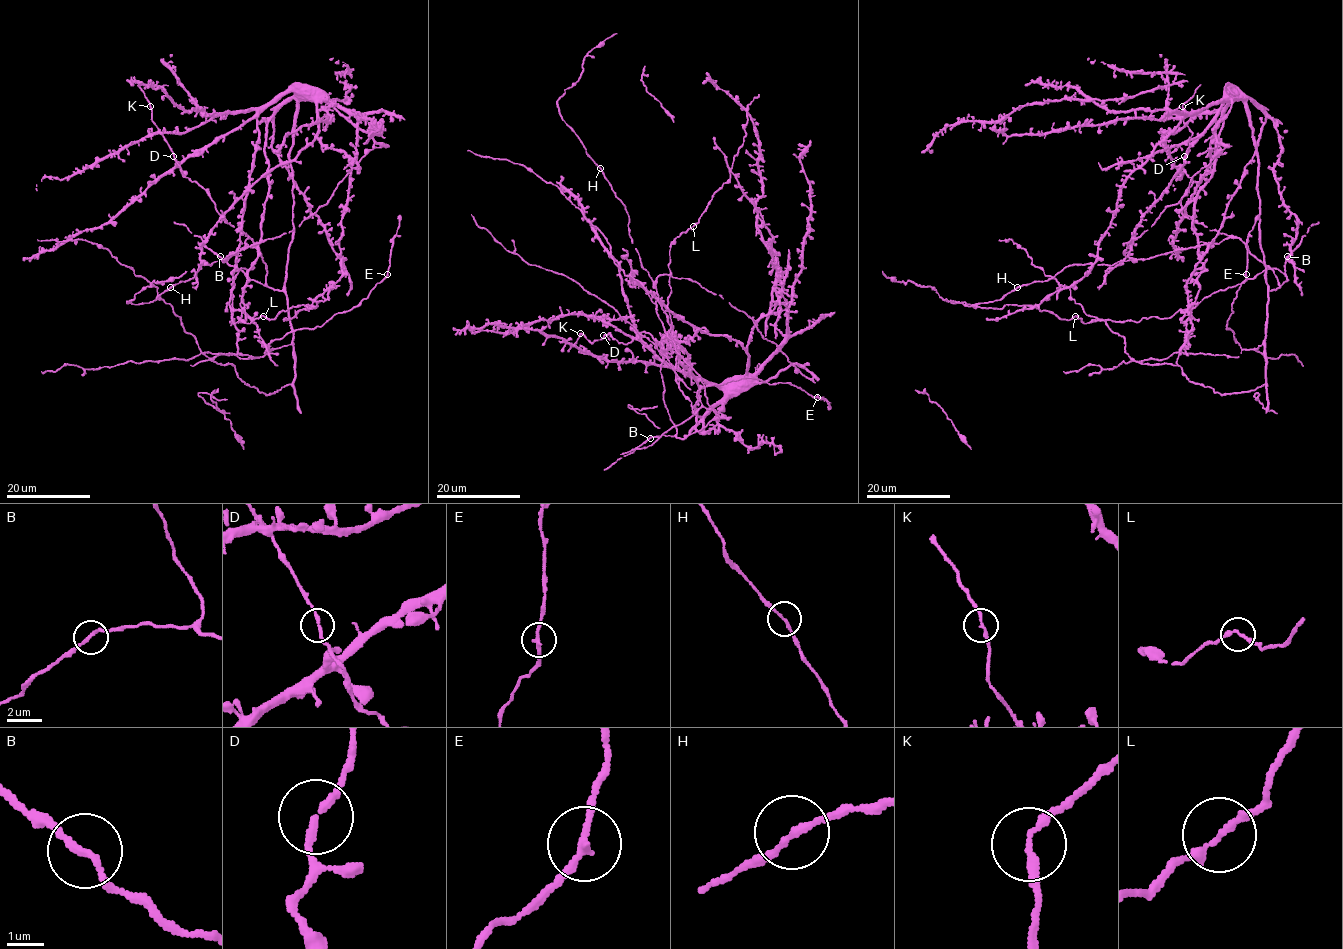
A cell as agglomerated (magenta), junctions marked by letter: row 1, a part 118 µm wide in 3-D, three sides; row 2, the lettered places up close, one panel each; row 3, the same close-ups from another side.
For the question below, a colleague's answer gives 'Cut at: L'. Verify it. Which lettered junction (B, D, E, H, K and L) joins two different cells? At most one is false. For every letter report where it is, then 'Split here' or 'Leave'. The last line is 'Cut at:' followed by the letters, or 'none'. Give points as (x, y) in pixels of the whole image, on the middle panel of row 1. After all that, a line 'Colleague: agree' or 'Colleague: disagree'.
B: Place: (650, 438). Leave
D: Place: (603, 335). Leave
E: Place: (817, 397). Leave
H: Place: (600, 168). Leave
K: Place: (580, 333). Leave
L: Place: (693, 226). Leave
Cut at: none
Colleague: disagree

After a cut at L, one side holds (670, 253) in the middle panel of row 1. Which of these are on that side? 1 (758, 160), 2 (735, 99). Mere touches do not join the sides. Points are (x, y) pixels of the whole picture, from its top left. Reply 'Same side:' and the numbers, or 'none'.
Same side: 1, 2

